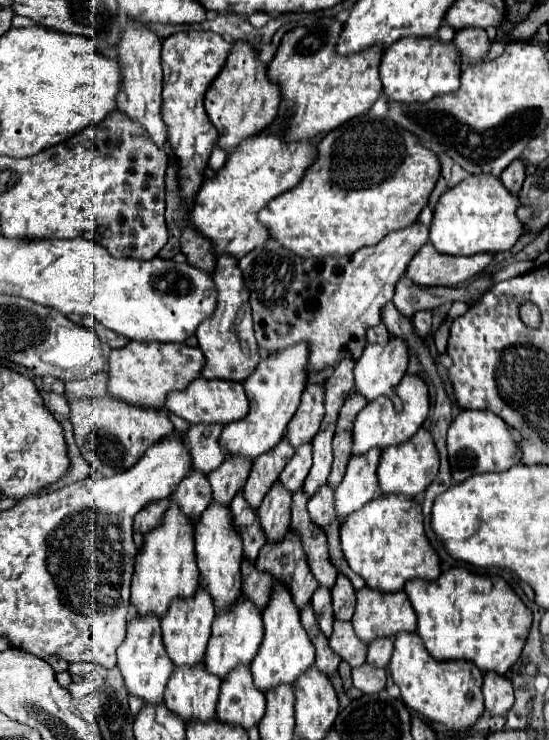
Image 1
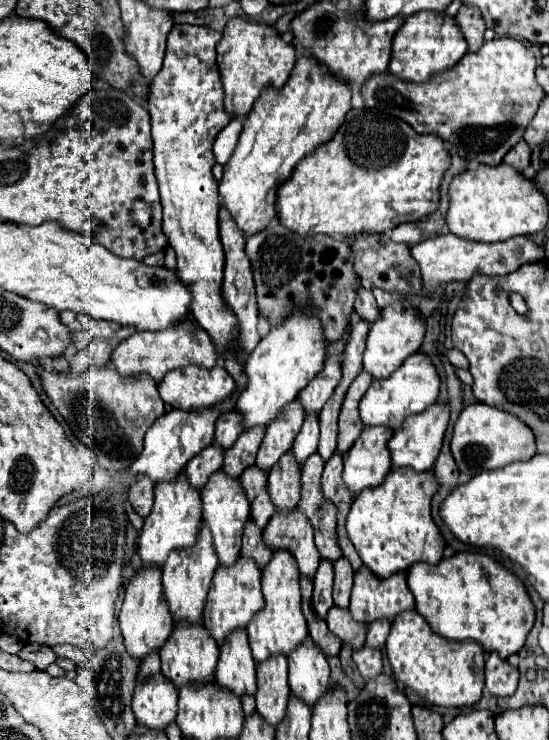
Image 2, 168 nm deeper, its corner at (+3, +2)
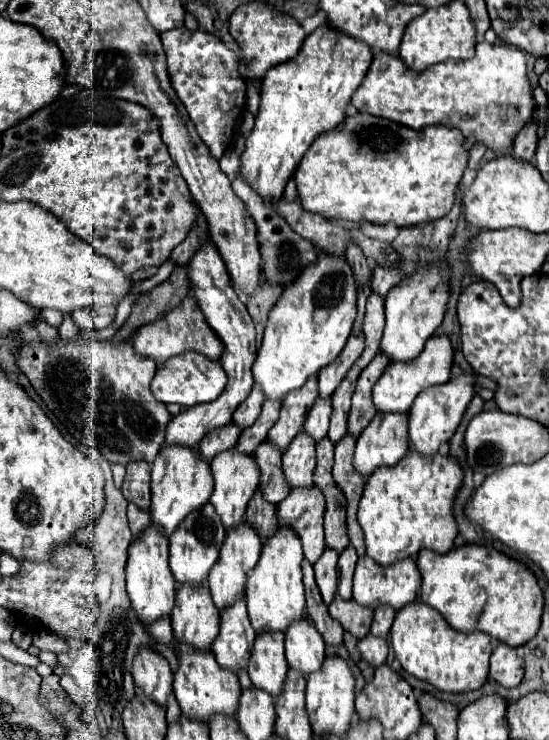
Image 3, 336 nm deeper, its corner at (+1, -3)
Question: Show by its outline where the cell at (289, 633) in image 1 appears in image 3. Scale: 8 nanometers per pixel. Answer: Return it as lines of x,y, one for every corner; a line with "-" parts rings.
276,529
272,537
268,537
262,545
262,555
258,565
250,571
250,581
246,583
246,603
252,627
256,633
262,631
286,631
286,627
304,615
304,585
302,585
302,569
300,561
302,543
290,529

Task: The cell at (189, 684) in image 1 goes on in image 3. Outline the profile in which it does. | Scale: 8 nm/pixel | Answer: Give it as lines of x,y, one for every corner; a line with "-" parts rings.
178,585
176,603
170,613
176,643
190,643
194,647
208,649
218,635
220,613
210,601
210,589
190,589
190,585

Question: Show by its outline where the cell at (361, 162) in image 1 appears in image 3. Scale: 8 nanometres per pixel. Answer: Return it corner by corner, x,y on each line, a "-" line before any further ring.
358,113
346,117
334,133
322,133
314,145
302,157
294,177
302,207
312,213
320,213
326,219
344,221
370,221
388,223
394,221
398,227
422,225
444,217
456,199
456,187
468,165
468,151
464,149
464,137
452,125
428,125
426,129
414,131
394,121
370,117

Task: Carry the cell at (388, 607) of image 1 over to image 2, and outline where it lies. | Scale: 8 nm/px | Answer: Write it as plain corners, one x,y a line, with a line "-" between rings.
362,566
356,574
354,574
354,588
352,588
352,598
350,598
350,614
356,622
362,624
372,624
374,620
394,620
400,612
406,610
414,610
414,600
412,600
412,592
406,586
406,576
402,572
392,574
386,580
376,578
366,566

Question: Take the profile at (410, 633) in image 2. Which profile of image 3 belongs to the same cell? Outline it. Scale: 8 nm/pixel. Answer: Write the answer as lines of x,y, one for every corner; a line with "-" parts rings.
418,599
406,605
406,609
396,611
390,639
402,669
422,681
432,683
442,691
474,691
480,689
488,679
492,637
488,633
458,633
456,629
450,629
442,613
430,609
430,605

